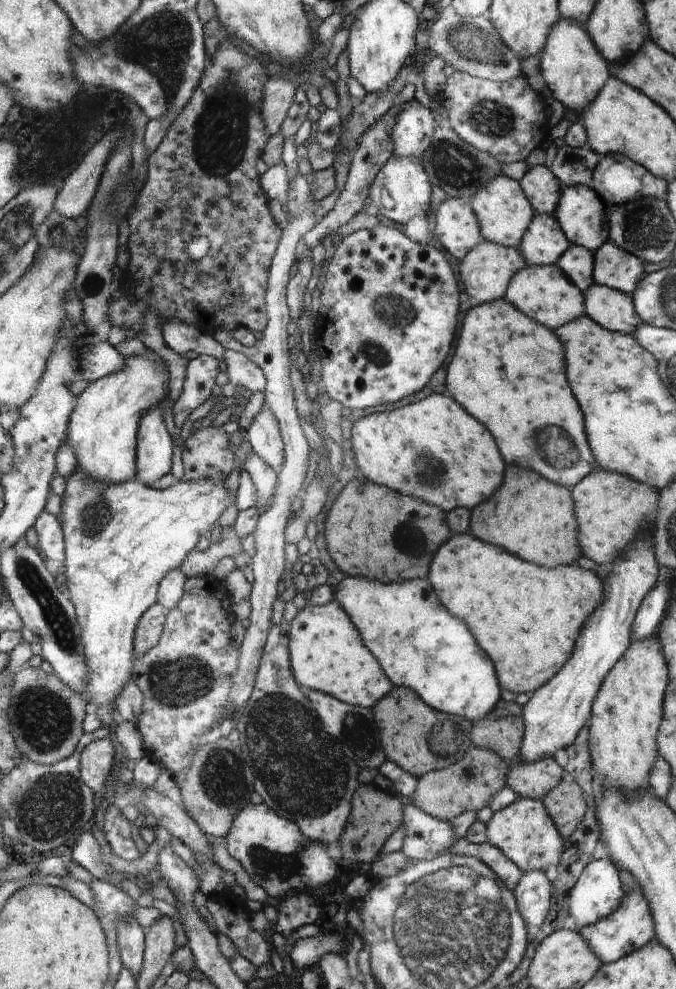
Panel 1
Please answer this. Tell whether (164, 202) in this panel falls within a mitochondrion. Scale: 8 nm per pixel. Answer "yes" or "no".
no

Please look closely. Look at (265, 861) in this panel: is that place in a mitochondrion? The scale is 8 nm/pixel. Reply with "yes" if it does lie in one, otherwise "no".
yes

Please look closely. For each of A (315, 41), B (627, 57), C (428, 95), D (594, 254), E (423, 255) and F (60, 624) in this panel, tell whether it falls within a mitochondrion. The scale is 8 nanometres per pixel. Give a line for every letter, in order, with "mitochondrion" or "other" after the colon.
A: other
B: other
C: other
D: other
E: other
F: mitochondrion

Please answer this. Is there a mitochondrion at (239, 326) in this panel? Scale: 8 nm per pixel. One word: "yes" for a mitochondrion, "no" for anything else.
no

